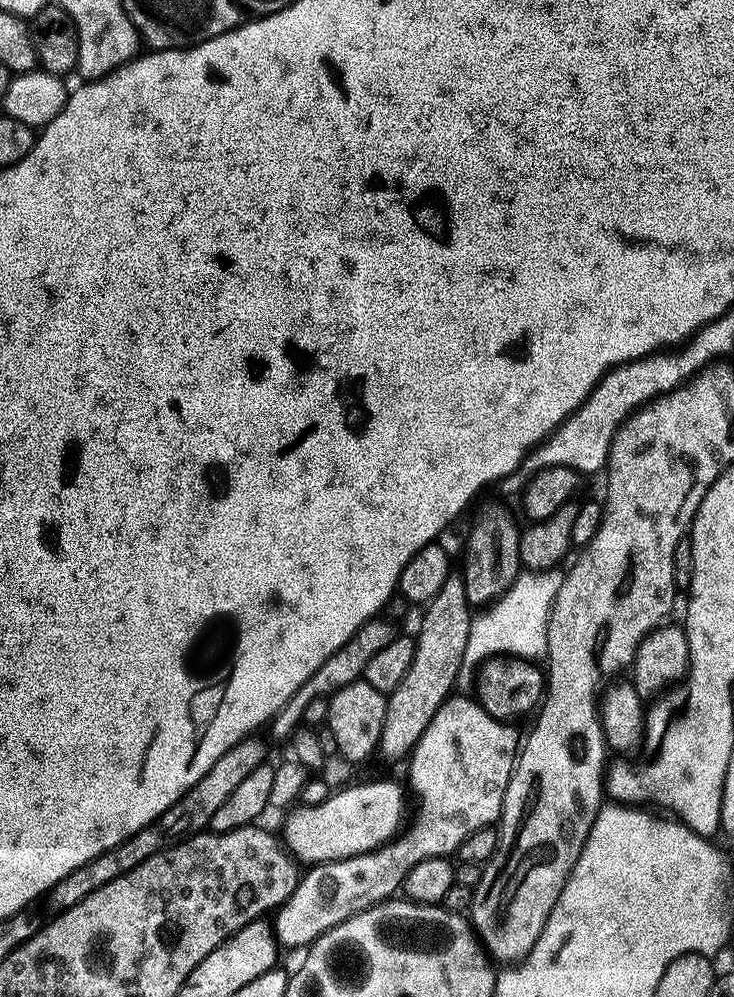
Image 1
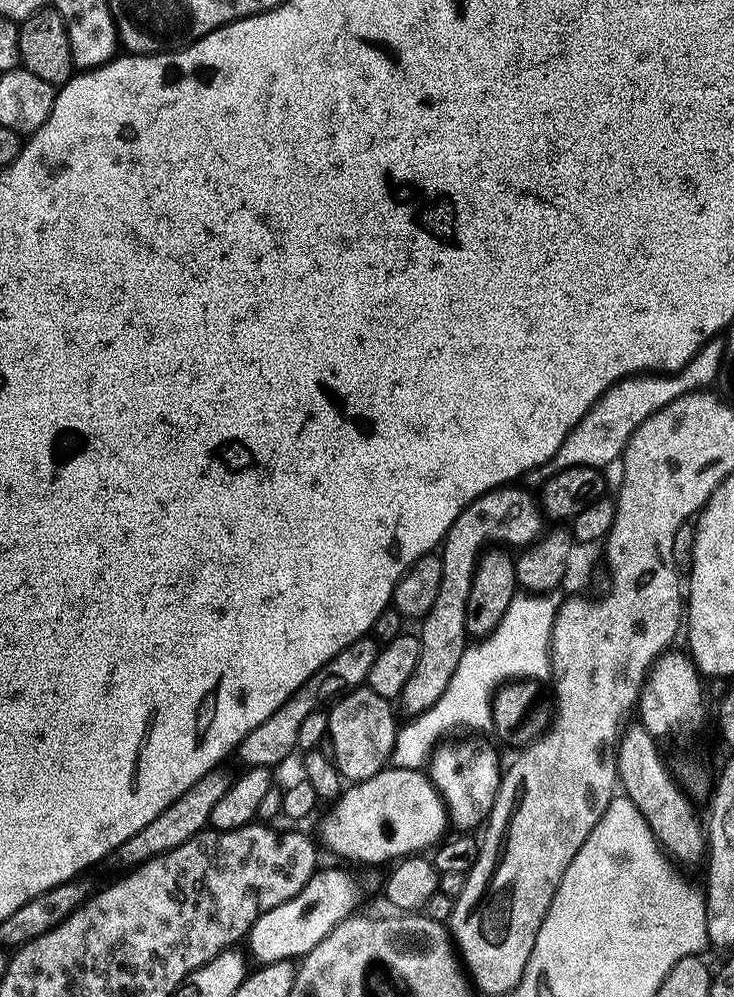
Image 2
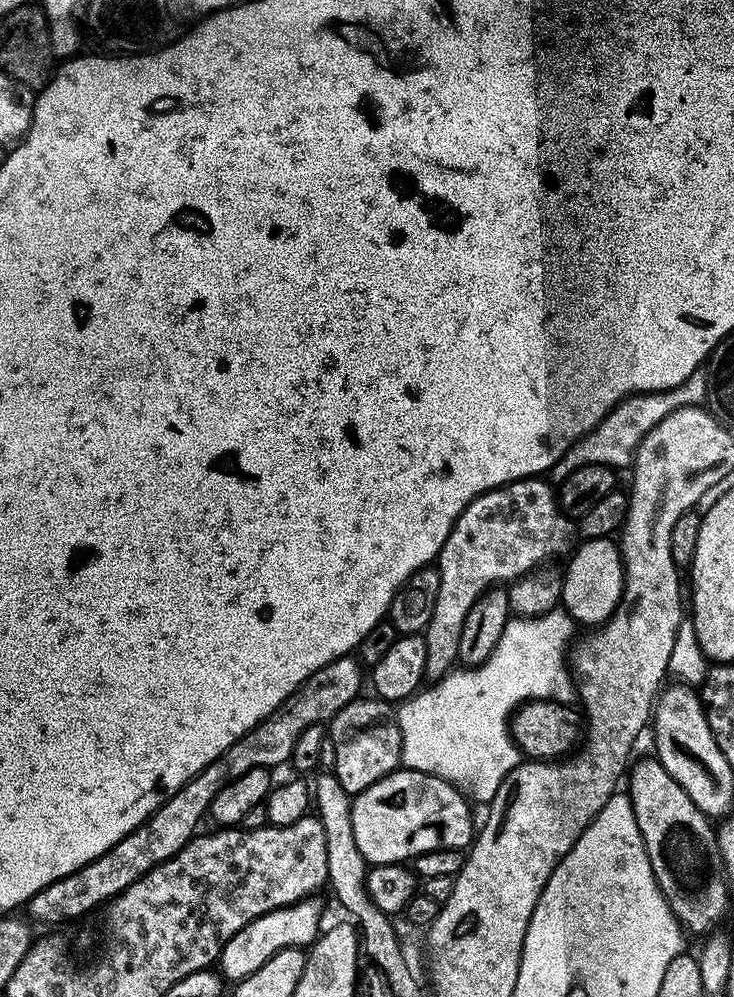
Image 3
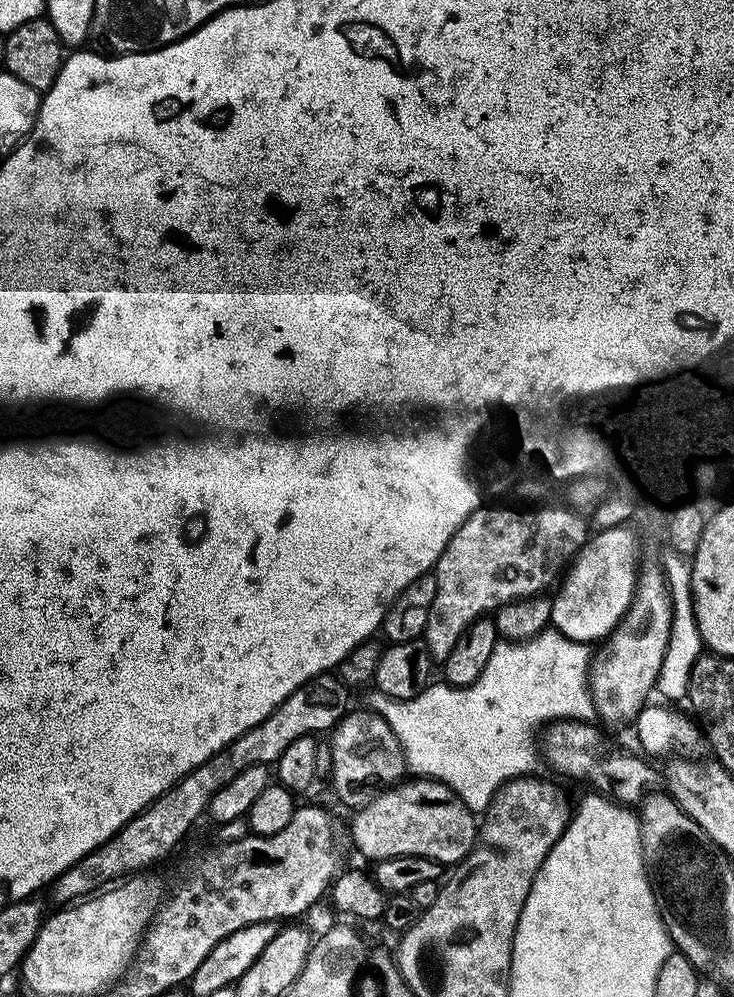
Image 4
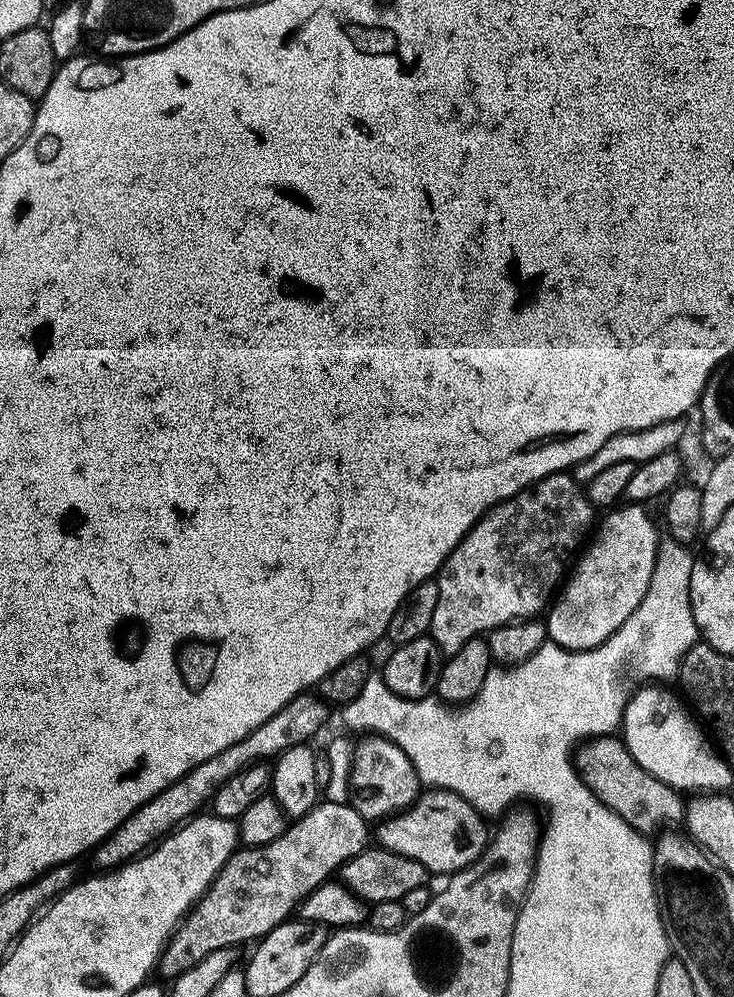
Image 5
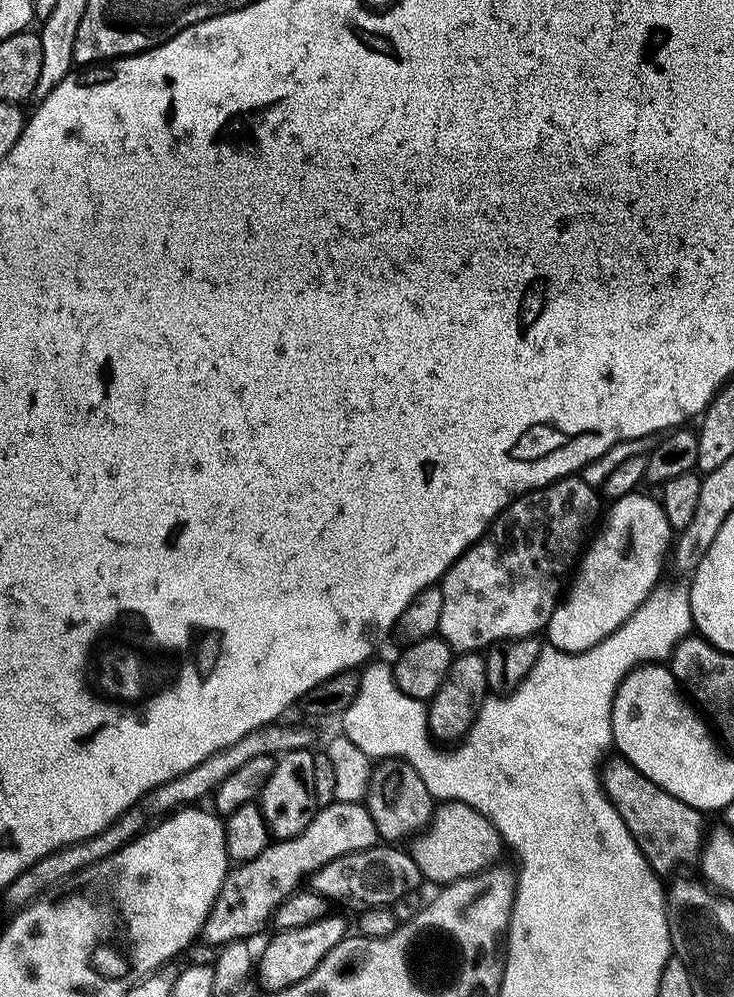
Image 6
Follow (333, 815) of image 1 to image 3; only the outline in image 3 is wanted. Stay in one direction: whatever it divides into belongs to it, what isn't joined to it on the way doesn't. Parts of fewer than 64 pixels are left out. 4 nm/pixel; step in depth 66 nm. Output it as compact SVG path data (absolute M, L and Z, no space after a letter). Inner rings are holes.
M397 770L382 782L370 786L361 796L352 801L352 822L354 824L354 842L358 842L358 850L368 859L369 865L382 864L403 865L415 861L417 856L450 850L464 852L471 849L477 835L477 825L472 825L472 808L463 792L455 784L447 784L442 778L431 776L425 772Z

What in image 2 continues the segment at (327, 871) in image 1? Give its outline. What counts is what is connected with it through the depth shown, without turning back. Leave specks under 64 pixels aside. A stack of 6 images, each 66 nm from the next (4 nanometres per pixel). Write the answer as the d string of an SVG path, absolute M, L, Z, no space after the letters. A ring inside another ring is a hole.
M441 746L432 754L430 779L448 807L453 829L468 834L485 823L494 810L502 779L500 756L492 748L447 748ZM332 868L329 872L317 871L316 877L290 902L262 914L248 933L247 951L257 965L277 964L283 960L303 961L342 921L357 915L360 890L344 872Z

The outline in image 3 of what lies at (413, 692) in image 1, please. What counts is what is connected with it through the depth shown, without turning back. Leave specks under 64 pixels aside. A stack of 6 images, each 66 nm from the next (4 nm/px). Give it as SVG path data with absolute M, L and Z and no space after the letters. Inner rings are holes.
M544 478L519 480L516 484L508 484L504 488L496 488L486 493L485 496L479 496L460 516L446 546L440 551L438 561L440 569L438 606L434 606L434 618L430 618L430 626L426 633L428 642L426 670L429 681L439 682L457 667L460 659L462 626L466 626L466 618L474 602L481 600L487 592L493 591L497 586L511 585L521 576L528 576L537 568L555 561L552 560L555 556L562 555L571 546L573 521L560 509L557 489L551 486L553 487Z

